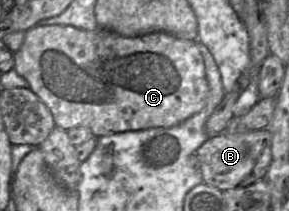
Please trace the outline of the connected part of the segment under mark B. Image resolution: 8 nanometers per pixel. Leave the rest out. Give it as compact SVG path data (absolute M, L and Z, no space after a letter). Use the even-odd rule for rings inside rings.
M269 129L247 133L230 134L222 132L200 146L195 154L200 162L199 172L203 182L221 191L246 187L265 179L272 159L272 135Z

